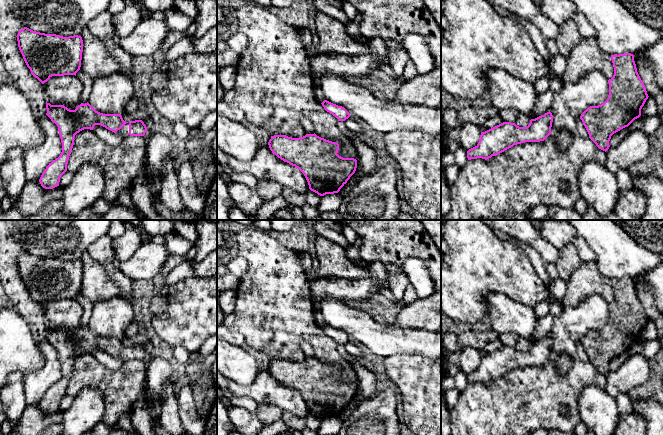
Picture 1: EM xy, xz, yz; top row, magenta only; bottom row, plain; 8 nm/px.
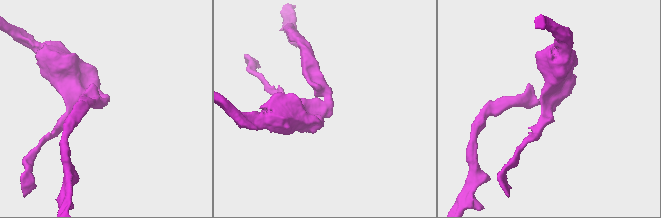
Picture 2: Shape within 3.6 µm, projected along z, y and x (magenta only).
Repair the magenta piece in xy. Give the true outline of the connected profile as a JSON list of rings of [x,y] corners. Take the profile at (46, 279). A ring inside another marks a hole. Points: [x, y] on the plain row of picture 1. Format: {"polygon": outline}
{"polygon": [[[27,251],[17,258],[19,274],[31,298],[42,308],[52,300],[75,299],[80,294],[81,260],[45,258]]]}

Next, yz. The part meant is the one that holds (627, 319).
{"polygon": [[[633,278],[611,279],[611,284],[614,291],[614,299],[608,304],[609,319],[607,324],[601,329],[588,331],[580,340],[589,362],[599,373],[605,376],[610,371],[611,360],[628,351],[635,343],[641,340],[641,333],[649,321],[645,309],[637,296]]]}

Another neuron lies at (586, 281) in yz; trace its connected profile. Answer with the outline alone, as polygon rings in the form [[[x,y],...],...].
[[[582,262],[566,282],[563,306],[574,307],[593,295],[599,295],[611,303],[614,291],[611,279],[601,274],[596,262]]]

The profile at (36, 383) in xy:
[[[47,339],[42,340],[38,347],[45,357],[45,364],[39,370],[22,376],[27,405],[39,404],[46,391],[62,376],[57,349]]]

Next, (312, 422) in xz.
[[[309,414],[305,418],[305,423],[306,423],[306,428],[316,430],[320,426],[320,419],[318,419],[317,417]]]

